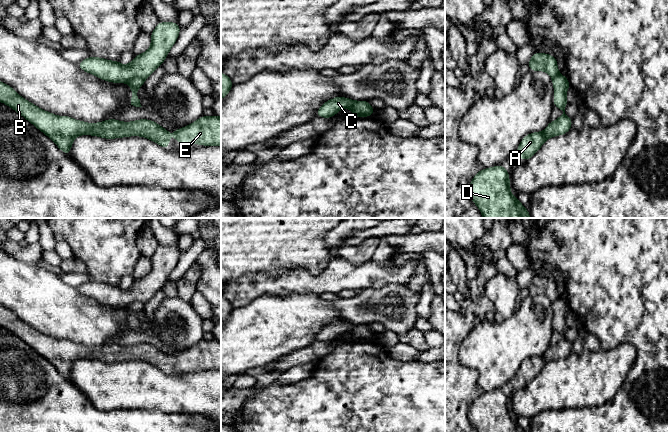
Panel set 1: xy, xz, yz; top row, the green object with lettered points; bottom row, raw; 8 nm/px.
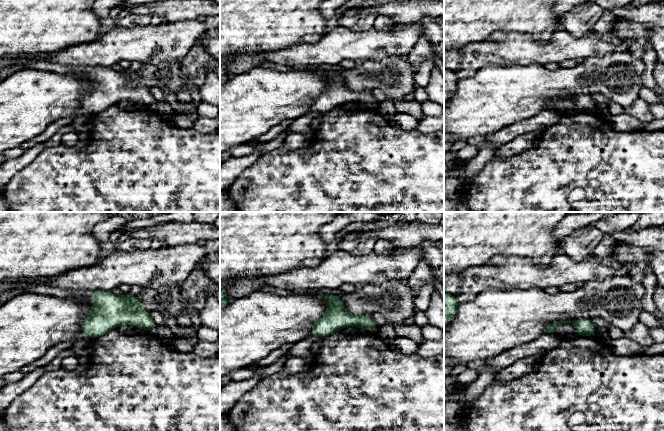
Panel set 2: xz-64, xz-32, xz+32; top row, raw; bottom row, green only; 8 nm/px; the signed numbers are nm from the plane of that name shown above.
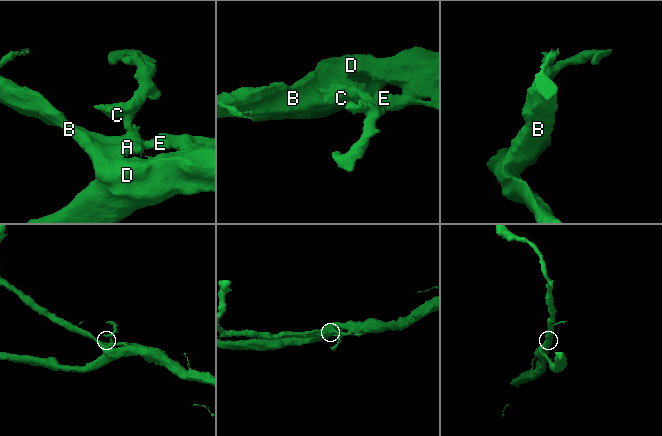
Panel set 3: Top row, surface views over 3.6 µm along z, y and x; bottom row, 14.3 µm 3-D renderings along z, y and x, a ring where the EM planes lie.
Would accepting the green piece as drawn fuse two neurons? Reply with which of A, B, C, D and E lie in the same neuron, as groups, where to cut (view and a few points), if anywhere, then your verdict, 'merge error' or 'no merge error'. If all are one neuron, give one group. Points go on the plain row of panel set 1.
A B D E / C | xy (144, 302), (132, 301), (127, 306) | merge error

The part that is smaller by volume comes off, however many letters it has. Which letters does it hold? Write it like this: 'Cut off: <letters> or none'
Cut off: C

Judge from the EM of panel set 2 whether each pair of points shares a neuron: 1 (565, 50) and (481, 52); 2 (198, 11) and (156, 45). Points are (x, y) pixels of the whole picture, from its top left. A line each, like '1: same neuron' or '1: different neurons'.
1: same neuron
2: different neurons

